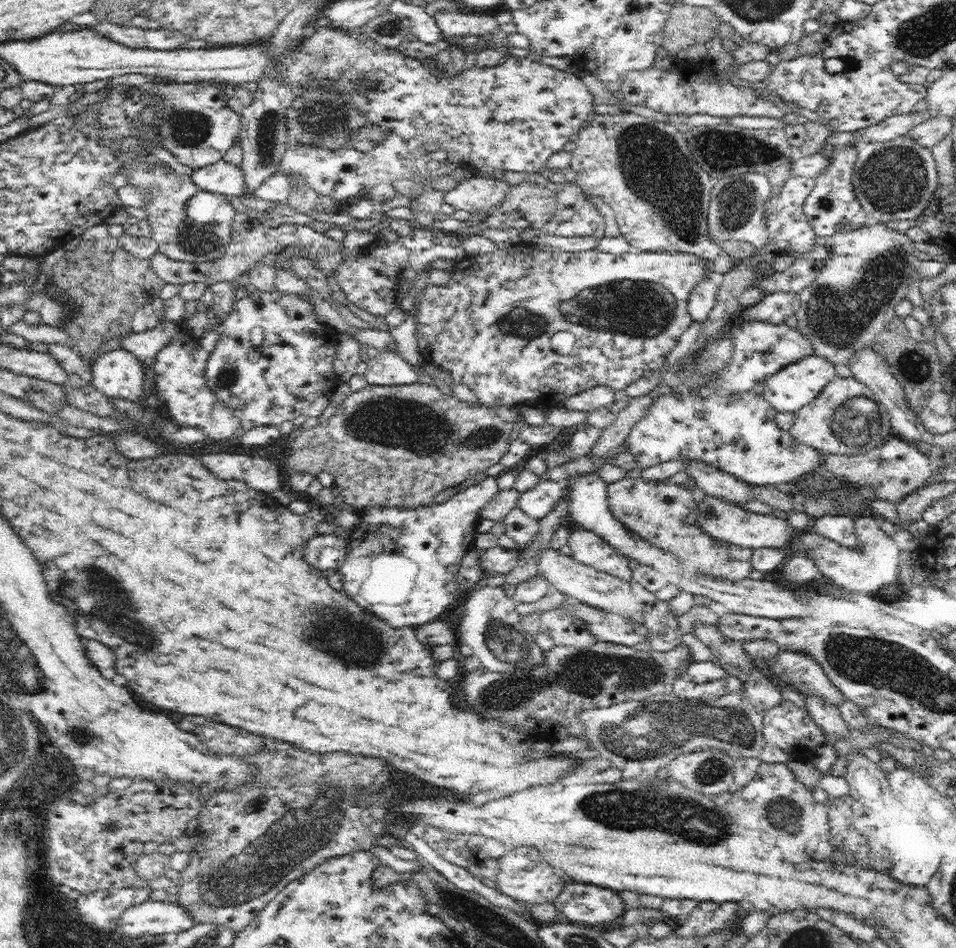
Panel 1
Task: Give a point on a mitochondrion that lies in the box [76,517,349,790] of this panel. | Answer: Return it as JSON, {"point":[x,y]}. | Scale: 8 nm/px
{"point":[133,630]}

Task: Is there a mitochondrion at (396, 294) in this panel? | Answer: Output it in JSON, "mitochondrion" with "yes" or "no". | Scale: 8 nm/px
{"mitochondrion":"no"}

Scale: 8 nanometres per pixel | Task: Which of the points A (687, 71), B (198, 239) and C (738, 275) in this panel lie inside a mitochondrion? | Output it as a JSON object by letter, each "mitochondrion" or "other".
{"A":"other","B":"mitochondrion","C":"other"}

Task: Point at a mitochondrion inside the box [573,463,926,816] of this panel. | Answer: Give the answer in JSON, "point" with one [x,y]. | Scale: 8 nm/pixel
{"point":[620,741]}

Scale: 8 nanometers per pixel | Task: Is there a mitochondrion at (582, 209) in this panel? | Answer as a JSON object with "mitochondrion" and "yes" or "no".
{"mitochondrion":"no"}

